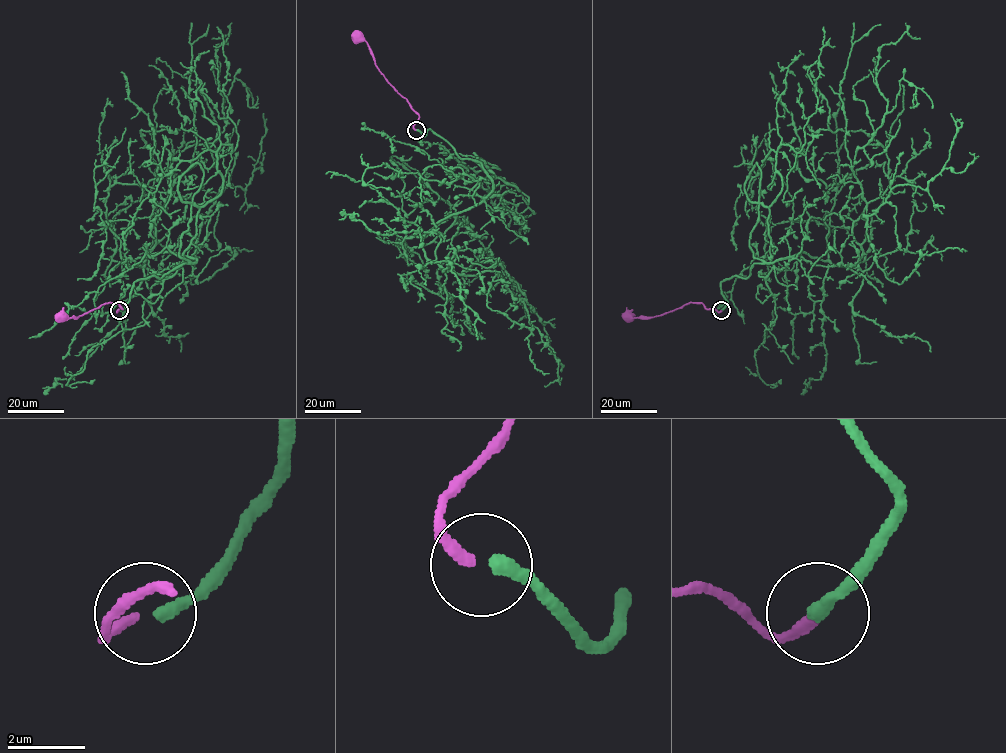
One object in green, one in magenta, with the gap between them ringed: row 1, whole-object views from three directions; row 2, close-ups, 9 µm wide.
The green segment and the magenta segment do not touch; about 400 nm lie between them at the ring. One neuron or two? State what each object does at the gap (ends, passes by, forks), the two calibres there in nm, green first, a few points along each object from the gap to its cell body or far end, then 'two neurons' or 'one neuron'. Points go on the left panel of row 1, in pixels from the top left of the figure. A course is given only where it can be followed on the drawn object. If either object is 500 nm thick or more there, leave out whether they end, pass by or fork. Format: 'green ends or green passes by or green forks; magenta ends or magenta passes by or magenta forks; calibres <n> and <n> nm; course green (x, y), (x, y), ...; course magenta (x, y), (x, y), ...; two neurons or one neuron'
green ends; magenta ends; calibres 360 and 280 nm; course green (120, 310), (196, 261), (126, 266), (226, 125), (229, 32), (212, 39); course magenta (119, 310), (122, 308), (111, 303), (78, 317), (60, 318); two neurons

